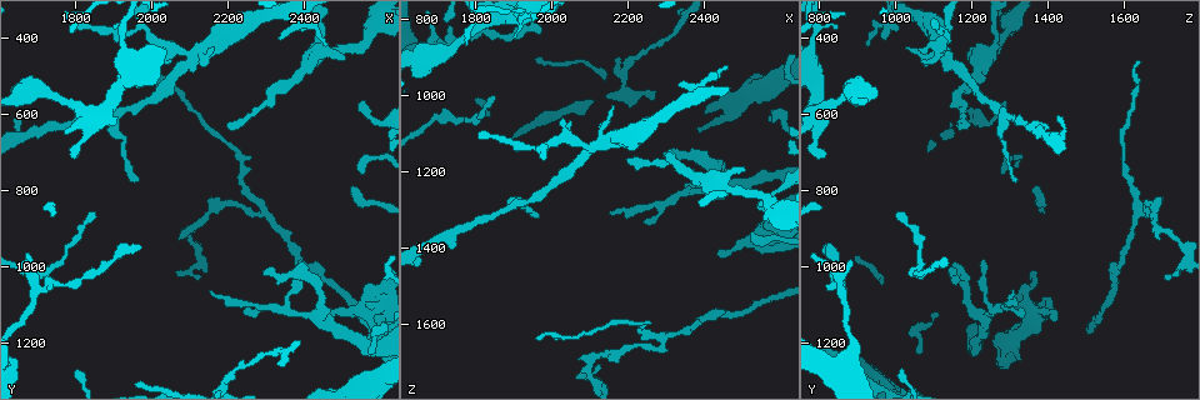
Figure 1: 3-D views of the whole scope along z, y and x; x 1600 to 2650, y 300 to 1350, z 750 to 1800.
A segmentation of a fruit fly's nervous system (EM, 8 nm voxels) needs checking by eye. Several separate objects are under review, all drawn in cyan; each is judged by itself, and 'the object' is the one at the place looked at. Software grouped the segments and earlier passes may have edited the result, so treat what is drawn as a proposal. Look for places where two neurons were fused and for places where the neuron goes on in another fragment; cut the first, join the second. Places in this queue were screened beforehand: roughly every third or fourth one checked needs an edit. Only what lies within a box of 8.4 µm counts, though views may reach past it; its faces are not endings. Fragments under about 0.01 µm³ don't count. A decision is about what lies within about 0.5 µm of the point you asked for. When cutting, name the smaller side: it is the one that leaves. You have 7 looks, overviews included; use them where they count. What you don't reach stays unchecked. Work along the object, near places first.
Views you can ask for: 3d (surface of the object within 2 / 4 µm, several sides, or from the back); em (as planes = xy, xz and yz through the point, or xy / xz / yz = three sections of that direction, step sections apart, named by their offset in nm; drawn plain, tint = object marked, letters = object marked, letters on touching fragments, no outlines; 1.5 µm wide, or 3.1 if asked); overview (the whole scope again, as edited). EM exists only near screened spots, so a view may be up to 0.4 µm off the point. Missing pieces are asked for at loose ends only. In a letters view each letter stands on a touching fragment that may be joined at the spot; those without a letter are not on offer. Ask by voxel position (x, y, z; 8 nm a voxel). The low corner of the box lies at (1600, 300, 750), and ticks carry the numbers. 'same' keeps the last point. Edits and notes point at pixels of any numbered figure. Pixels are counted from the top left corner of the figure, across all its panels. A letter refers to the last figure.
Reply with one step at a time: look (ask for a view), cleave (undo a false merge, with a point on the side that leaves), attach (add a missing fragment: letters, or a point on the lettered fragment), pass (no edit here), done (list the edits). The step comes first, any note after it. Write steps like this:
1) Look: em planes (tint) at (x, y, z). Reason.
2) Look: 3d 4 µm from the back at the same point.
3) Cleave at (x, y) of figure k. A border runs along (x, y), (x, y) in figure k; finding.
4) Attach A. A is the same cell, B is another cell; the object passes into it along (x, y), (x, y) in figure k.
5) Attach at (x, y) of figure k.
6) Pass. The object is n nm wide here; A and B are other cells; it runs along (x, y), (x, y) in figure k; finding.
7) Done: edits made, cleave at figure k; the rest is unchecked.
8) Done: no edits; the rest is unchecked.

Look: 3d 2 µm at (2430, 450, 1240). Arms part here.

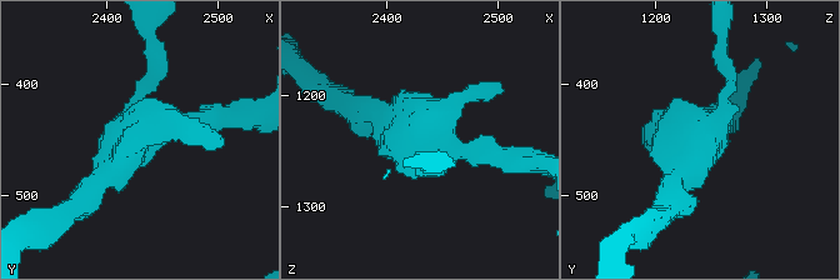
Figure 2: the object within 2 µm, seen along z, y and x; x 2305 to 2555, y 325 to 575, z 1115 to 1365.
Look: em yz step 4 (tint) at (2426, 448, 1240). Need the tissue.

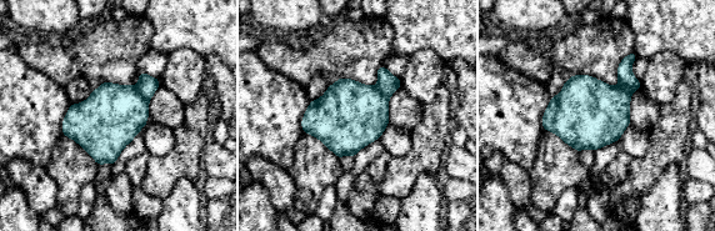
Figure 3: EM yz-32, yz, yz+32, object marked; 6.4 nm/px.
Look: em planes (letters) at the same point.

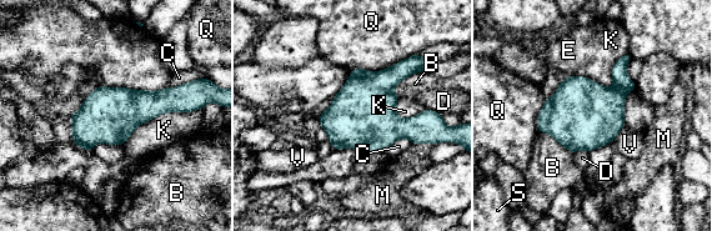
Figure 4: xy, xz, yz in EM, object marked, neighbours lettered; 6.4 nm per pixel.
Cleave at (588, 115) of figure 4. The object is 360 nm wide here; B, C, D, E, K, M, Q, S and V are other cells; a second neuron is stuck on.

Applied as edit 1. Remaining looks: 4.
Look: overview.

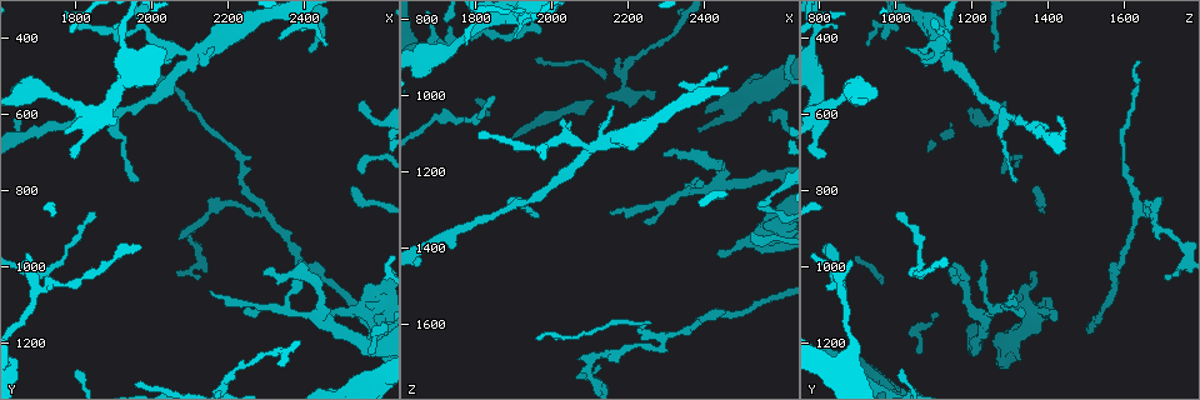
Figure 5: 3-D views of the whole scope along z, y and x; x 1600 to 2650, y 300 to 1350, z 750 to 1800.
Look: em yz step 4 (letters) at (2185, 830, 1665). Sharp bend.

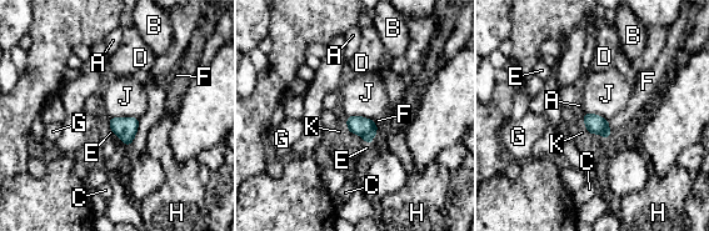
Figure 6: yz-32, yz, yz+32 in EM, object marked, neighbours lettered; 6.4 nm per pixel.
Pass. A, B, C, D, E, F, G, H, J and K are other cells; a border runs along (138, 116), (113, 116), (110, 119) in figure 6; continuous, no second neuron.

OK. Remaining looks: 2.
Done: edits made, cleave at figure 4; the rest is unchecked.

